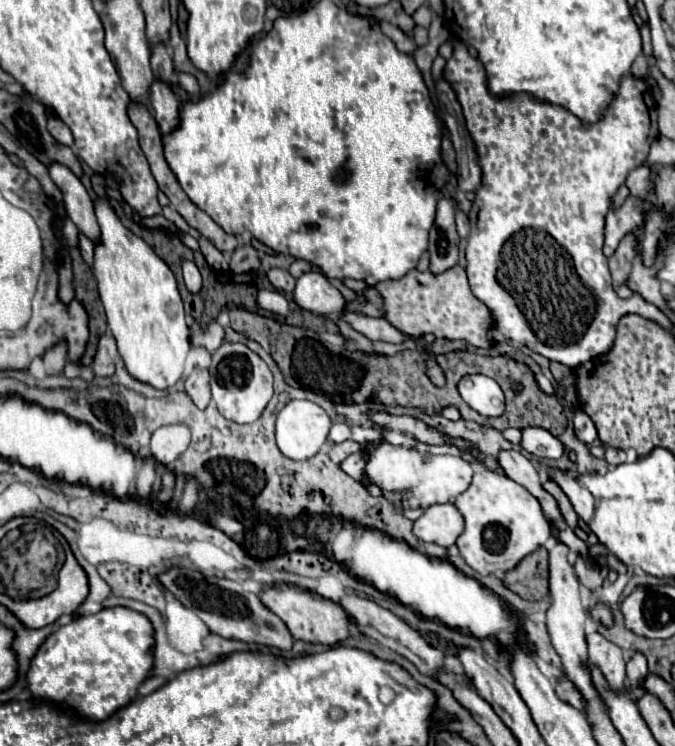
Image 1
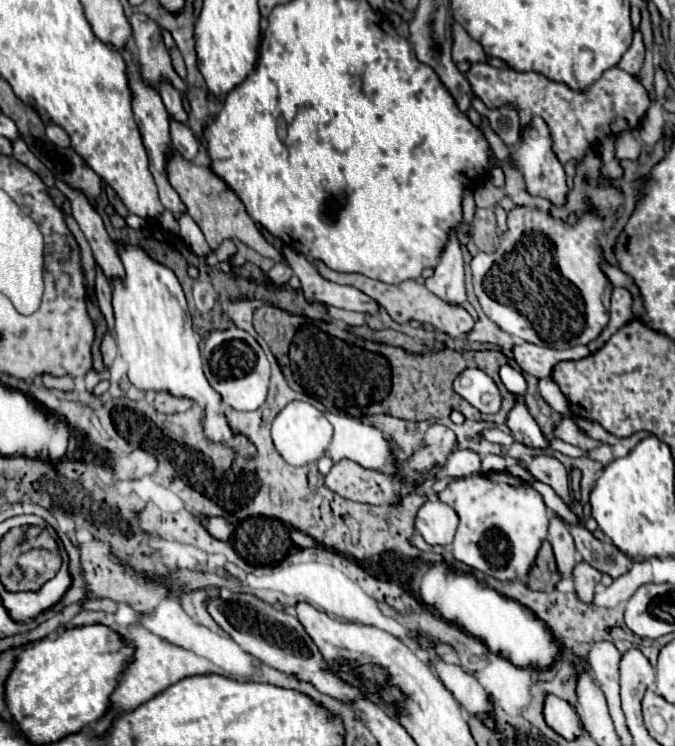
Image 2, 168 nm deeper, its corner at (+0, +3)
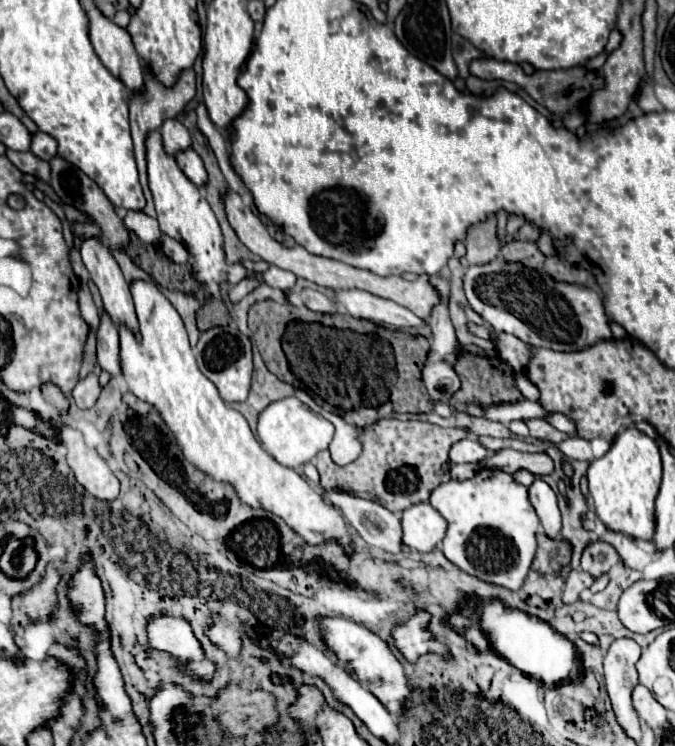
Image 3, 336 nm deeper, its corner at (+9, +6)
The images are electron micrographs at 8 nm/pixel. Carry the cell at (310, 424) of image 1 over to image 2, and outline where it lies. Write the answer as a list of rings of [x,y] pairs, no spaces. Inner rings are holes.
[[[292,401],[276,415],[272,423],[272,439],[274,439],[276,451],[284,457],[286,463],[308,465],[318,461],[326,453],[332,439],[332,425],[326,419],[326,415],[318,411],[314,405],[304,401]]]

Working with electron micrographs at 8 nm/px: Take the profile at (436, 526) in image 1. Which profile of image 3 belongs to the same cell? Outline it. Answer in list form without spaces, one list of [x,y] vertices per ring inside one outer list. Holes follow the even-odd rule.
[[[421,502],[403,512],[401,528],[405,546],[417,552],[431,552],[443,540],[447,522],[429,502]]]

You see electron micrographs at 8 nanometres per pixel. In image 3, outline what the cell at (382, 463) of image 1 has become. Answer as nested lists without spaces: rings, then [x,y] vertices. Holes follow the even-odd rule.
[[[463,438],[459,442],[455,442],[451,446],[449,458],[455,464],[463,464],[463,462],[481,462],[485,456],[489,454],[487,448],[483,448],[479,444],[479,440],[471,440],[471,438]]]

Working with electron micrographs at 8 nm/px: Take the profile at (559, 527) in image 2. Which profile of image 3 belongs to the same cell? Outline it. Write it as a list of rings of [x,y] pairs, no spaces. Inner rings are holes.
[[[535,478],[535,482],[529,486],[529,500],[541,520],[545,534],[549,534],[549,538],[557,538],[561,532],[561,514],[553,488],[543,478]]]

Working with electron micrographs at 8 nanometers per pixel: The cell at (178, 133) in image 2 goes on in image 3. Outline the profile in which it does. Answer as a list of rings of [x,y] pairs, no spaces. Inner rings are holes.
[[[189,148],[185,150],[185,154],[181,154],[181,158],[177,158],[179,168],[183,170],[183,174],[195,184],[195,186],[203,186],[207,182],[207,170],[199,158],[199,154]]]

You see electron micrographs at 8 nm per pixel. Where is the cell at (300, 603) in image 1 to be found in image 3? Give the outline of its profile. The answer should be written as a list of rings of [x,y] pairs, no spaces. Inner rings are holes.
[[[323,618],[321,620],[321,636],[325,638],[325,644],[331,652],[337,654],[341,662],[345,662],[351,670],[355,670],[357,678],[365,684],[369,684],[371,692],[383,702],[383,706],[391,714],[399,714],[403,710],[403,702],[409,696],[409,684],[405,682],[405,672],[401,662],[391,654],[389,646],[369,632],[365,626],[355,624],[351,620],[343,618]]]

